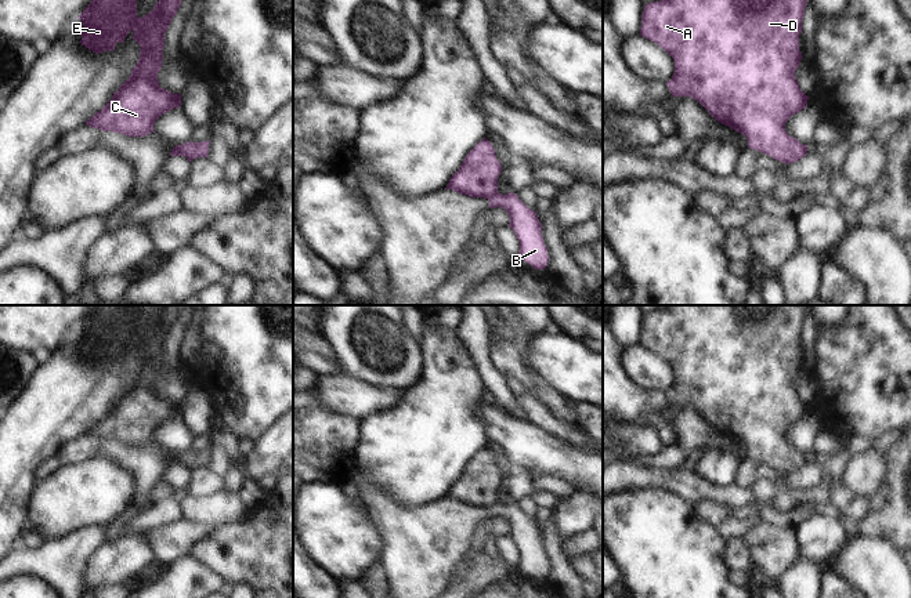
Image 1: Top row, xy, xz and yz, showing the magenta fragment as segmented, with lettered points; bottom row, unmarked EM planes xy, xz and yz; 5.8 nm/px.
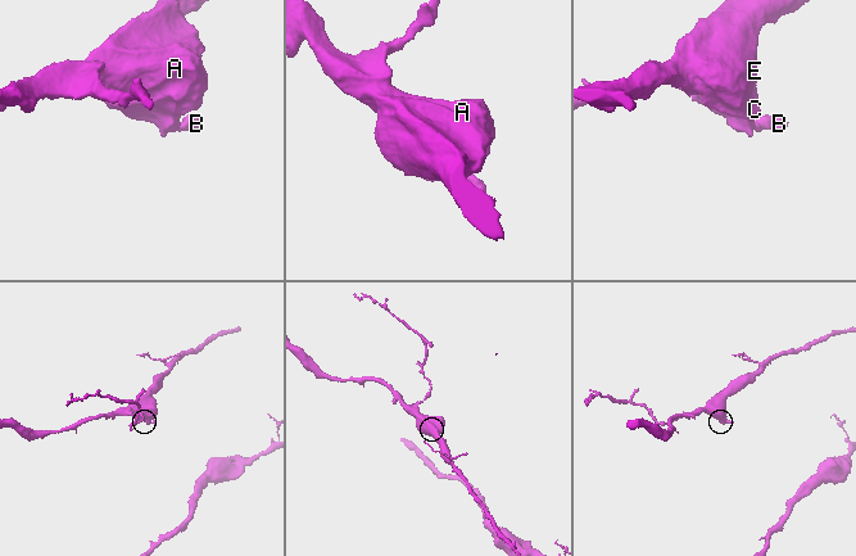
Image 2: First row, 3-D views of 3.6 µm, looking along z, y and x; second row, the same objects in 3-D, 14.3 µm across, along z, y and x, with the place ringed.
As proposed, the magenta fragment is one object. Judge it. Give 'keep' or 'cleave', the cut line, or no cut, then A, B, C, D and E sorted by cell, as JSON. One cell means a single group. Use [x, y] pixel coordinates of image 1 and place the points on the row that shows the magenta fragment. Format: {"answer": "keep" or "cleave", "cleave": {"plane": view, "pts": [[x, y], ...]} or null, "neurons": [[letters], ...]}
{"answer": "cleave", "cleave": {"plane": "xz", "pts": [[498, 192], [488, 199]]}, "neurons": [["A", "C", "D", "E"], ["B"]]}

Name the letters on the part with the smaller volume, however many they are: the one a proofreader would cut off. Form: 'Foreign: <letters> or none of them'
Foreign: B.

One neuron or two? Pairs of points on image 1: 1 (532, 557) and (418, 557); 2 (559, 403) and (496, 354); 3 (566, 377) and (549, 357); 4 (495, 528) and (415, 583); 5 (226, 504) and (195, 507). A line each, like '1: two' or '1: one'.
1: one
2: two
3: one
4: two
5: one

